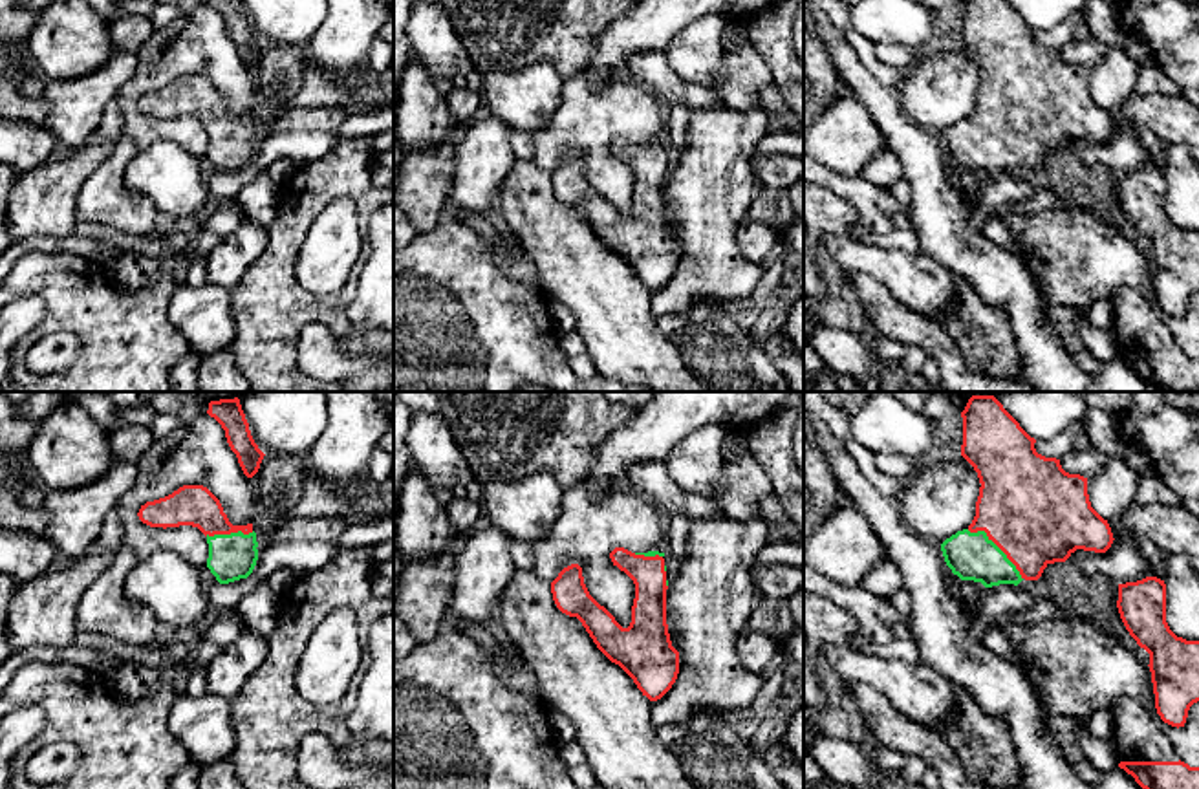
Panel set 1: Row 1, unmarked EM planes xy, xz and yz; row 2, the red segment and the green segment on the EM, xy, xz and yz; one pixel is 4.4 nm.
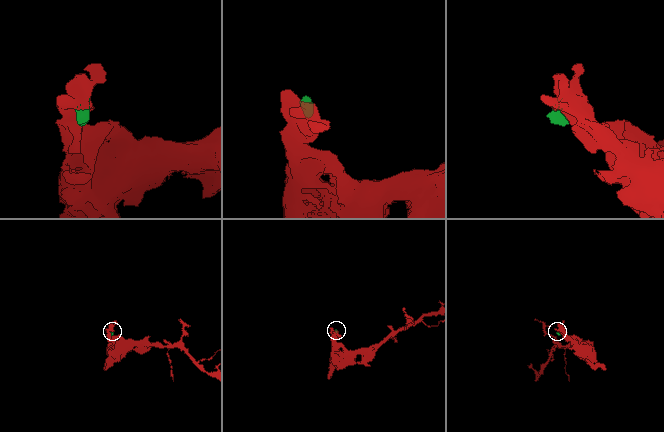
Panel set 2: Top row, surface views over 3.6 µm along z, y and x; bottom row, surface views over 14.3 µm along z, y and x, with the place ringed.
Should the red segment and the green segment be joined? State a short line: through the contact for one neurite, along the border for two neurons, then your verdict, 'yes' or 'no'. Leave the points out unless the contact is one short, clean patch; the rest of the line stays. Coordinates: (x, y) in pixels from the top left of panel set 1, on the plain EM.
line yz (1036, 103), (998, 136), (971, 145); yes

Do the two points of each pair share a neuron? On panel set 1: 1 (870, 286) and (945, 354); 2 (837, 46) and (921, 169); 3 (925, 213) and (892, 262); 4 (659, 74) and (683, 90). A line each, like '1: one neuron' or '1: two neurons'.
1: one neuron
2: one neuron
3: two neurons
4: one neuron

